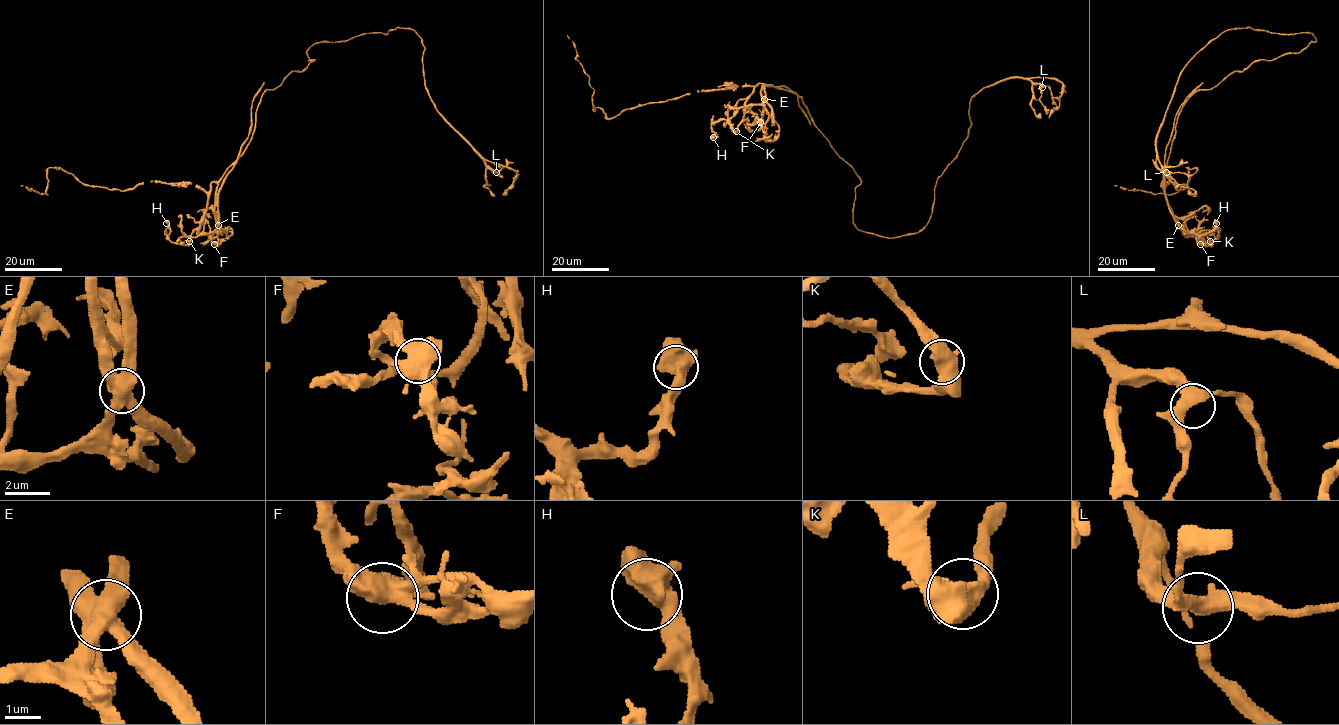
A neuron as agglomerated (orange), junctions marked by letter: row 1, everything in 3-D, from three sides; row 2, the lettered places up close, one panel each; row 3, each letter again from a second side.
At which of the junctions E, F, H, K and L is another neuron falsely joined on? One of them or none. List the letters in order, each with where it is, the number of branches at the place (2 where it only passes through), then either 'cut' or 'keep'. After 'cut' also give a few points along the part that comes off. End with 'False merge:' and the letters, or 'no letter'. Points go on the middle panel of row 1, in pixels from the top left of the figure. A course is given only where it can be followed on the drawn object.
E: place (764, 99); branches 4; cut; course (765, 100), (766, 86), (787, 87), (798, 95), (800, 108), (811, 125)
F: place (760, 122); branches 5; keep
H: place (713, 137); branches 4; keep
K: place (736, 131); branches 4; keep
L: place (1042, 87); branches 4; keep
False merge: E

